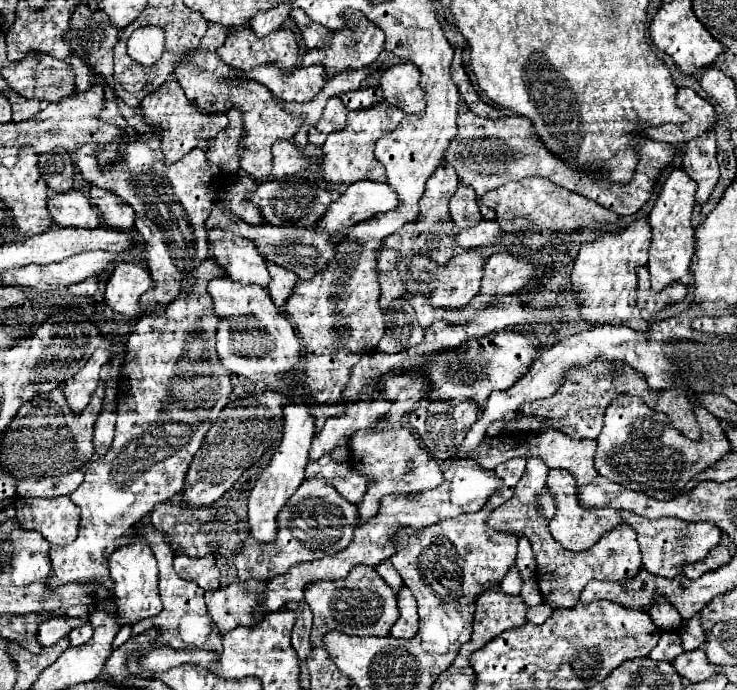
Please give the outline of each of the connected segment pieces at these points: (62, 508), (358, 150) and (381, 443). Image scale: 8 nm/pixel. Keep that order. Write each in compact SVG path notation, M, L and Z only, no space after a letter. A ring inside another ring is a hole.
M67 497L23 499L15 503L21 529L39 531L51 545L67 545L67 537L77 535L79 507Z
M377 103L371 109L363 109L363 111L349 111L347 115L347 127L343 131L337 131L333 135L327 137L325 145L323 145L323 161L321 161L321 177L329 183L337 183L337 185L351 185L357 181L379 181L385 183L387 175L385 175L385 167L381 167L381 163L375 159L373 149L375 143L381 135L385 135L387 131L393 131L393 127L397 127L397 123L405 117L405 113L397 107L393 107L391 103Z
M407 427L383 429L383 431L357 431L351 437L351 467L373 479L365 499L359 503L359 519L367 521L379 511L379 499L385 495L405 495L419 493L425 487L431 487L431 479L441 479L443 473L437 461L419 445L415 433ZM369 447L369 451L365 451Z

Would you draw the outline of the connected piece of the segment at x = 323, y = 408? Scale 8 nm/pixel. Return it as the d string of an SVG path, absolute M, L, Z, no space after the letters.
M331 403L327 405L311 405L311 413L315 417L316 432L323 428L323 423L329 419L329 417L339 417L347 407L333 407Z

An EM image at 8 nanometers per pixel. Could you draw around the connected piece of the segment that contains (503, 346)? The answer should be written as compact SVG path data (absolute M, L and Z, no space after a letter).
M499 331L489 333L479 339L471 339L463 343L463 347L451 349L449 355L445 351L435 355L421 355L421 357L409 357L409 365L423 363L423 371L429 375L433 383L433 391L429 393L431 401L473 401L479 405L479 409L485 407L487 397L493 391L505 391L509 389L517 377L525 375L531 361L539 355L537 337L533 333L513 333L513 331Z

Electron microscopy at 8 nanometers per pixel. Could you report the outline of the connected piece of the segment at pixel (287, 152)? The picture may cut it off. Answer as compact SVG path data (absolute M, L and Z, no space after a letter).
M291 141L273 143L273 169L271 169L273 179L289 177L301 169L307 169L307 165L309 165L309 161L303 157L301 151L297 151L293 147Z

